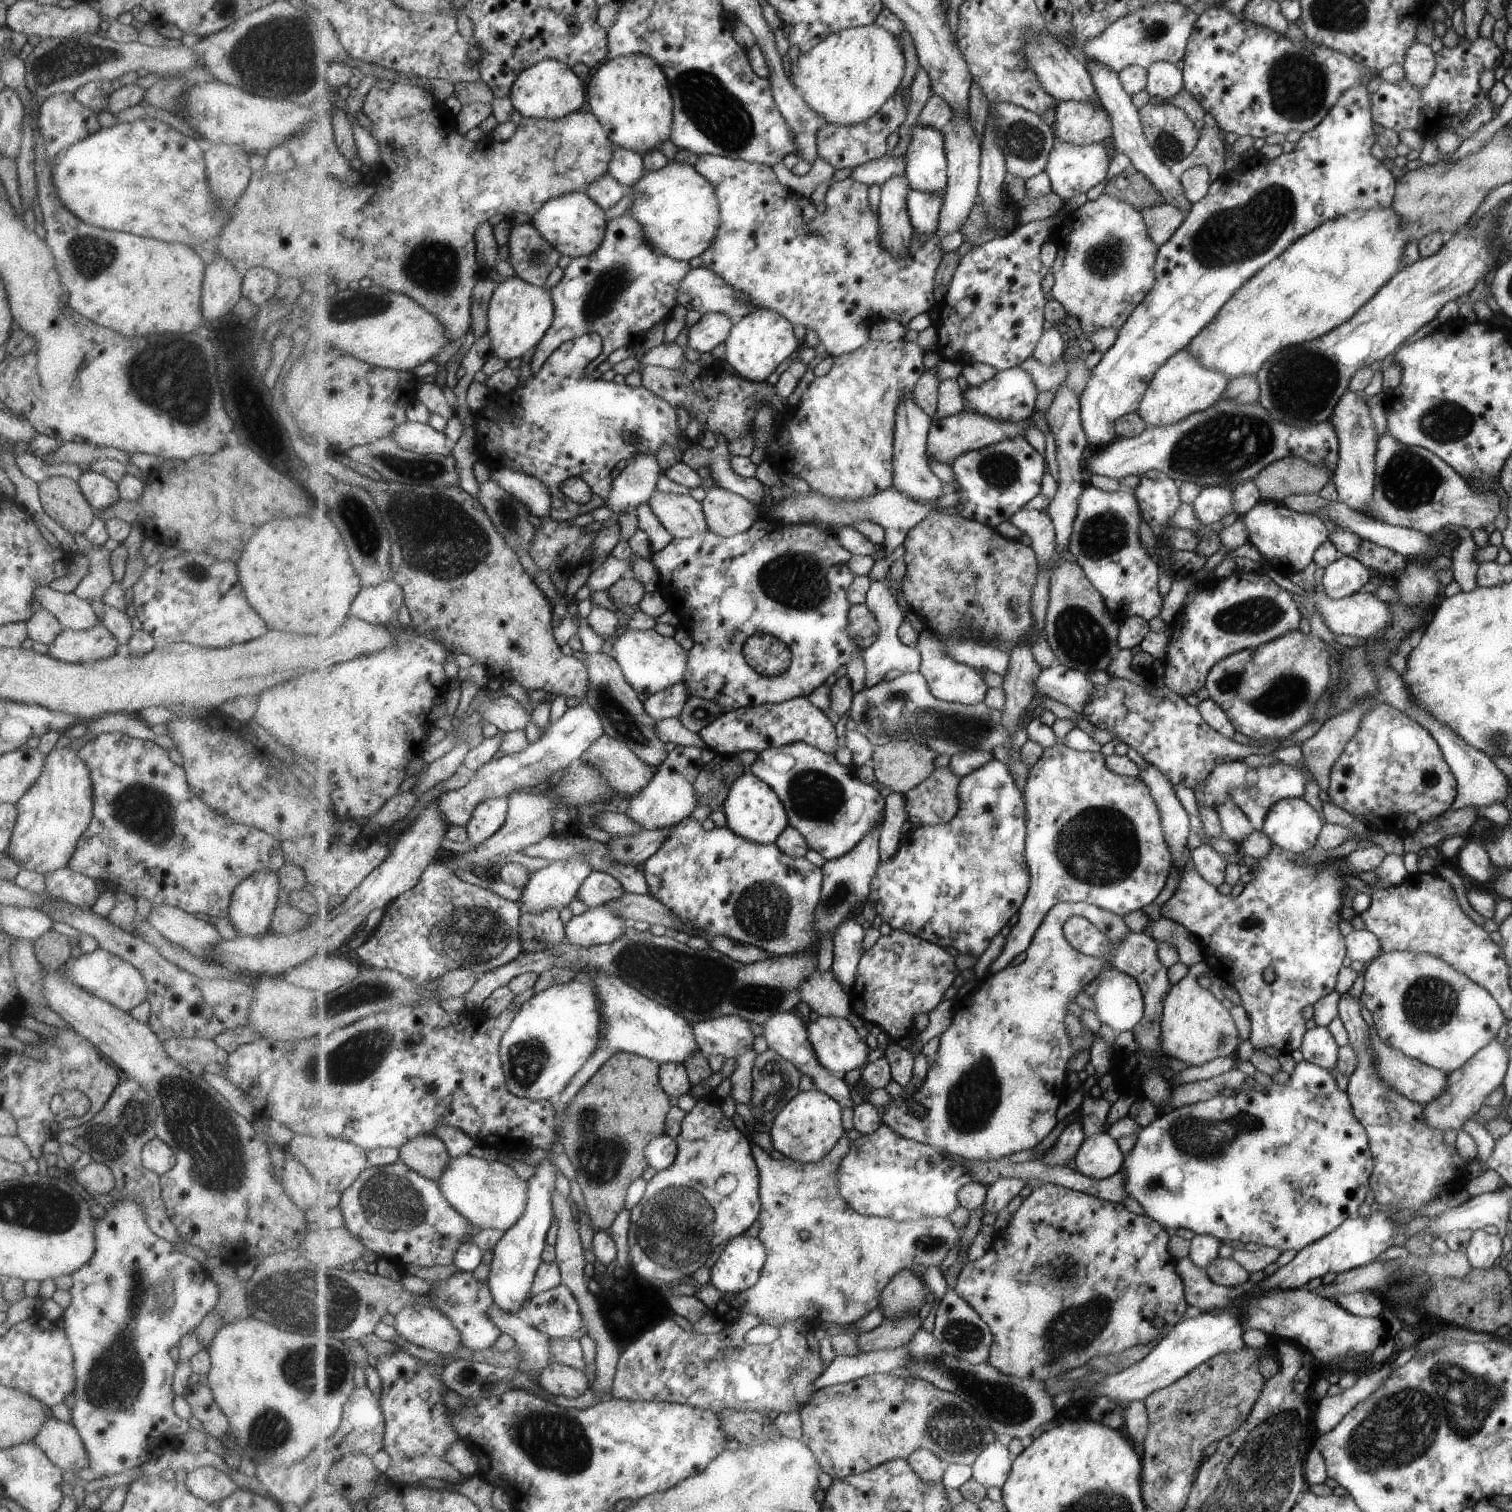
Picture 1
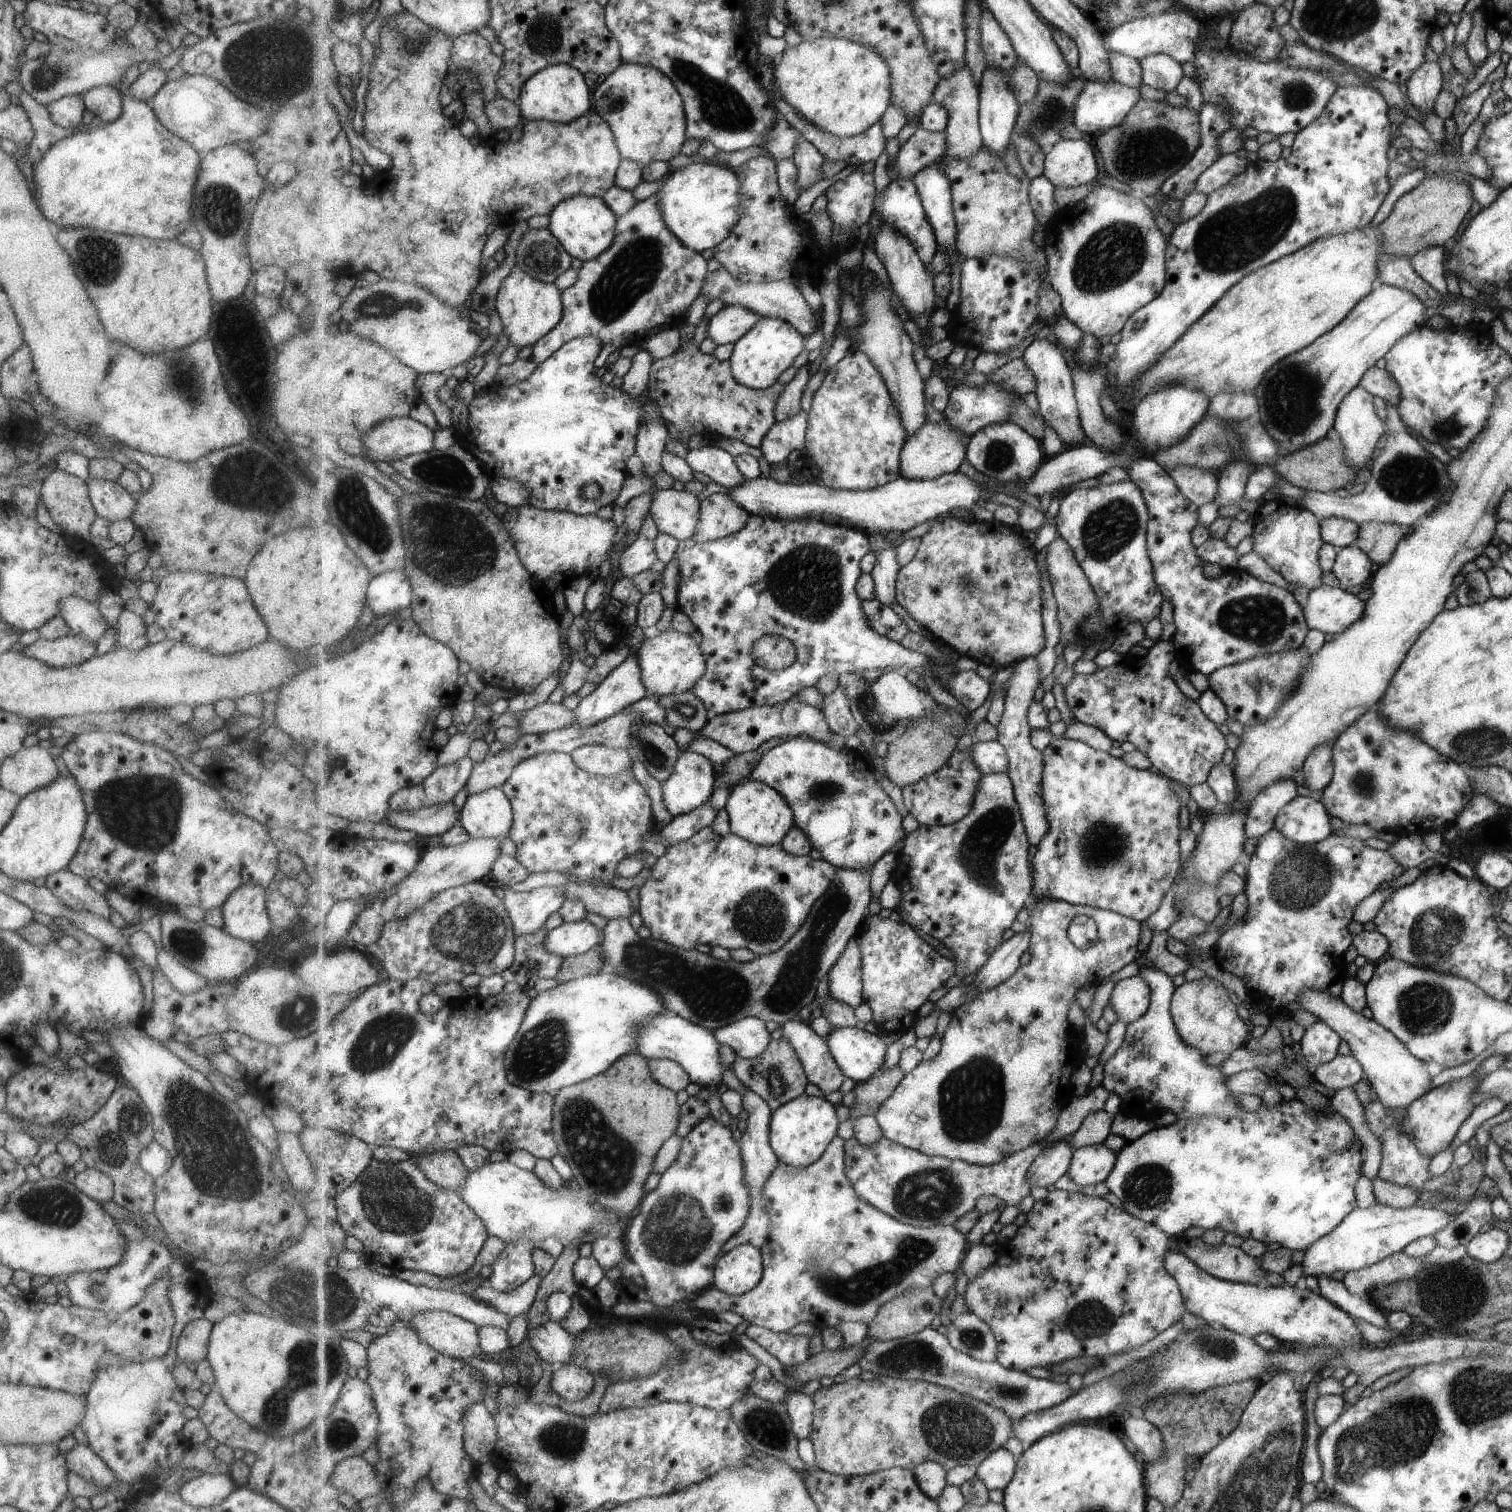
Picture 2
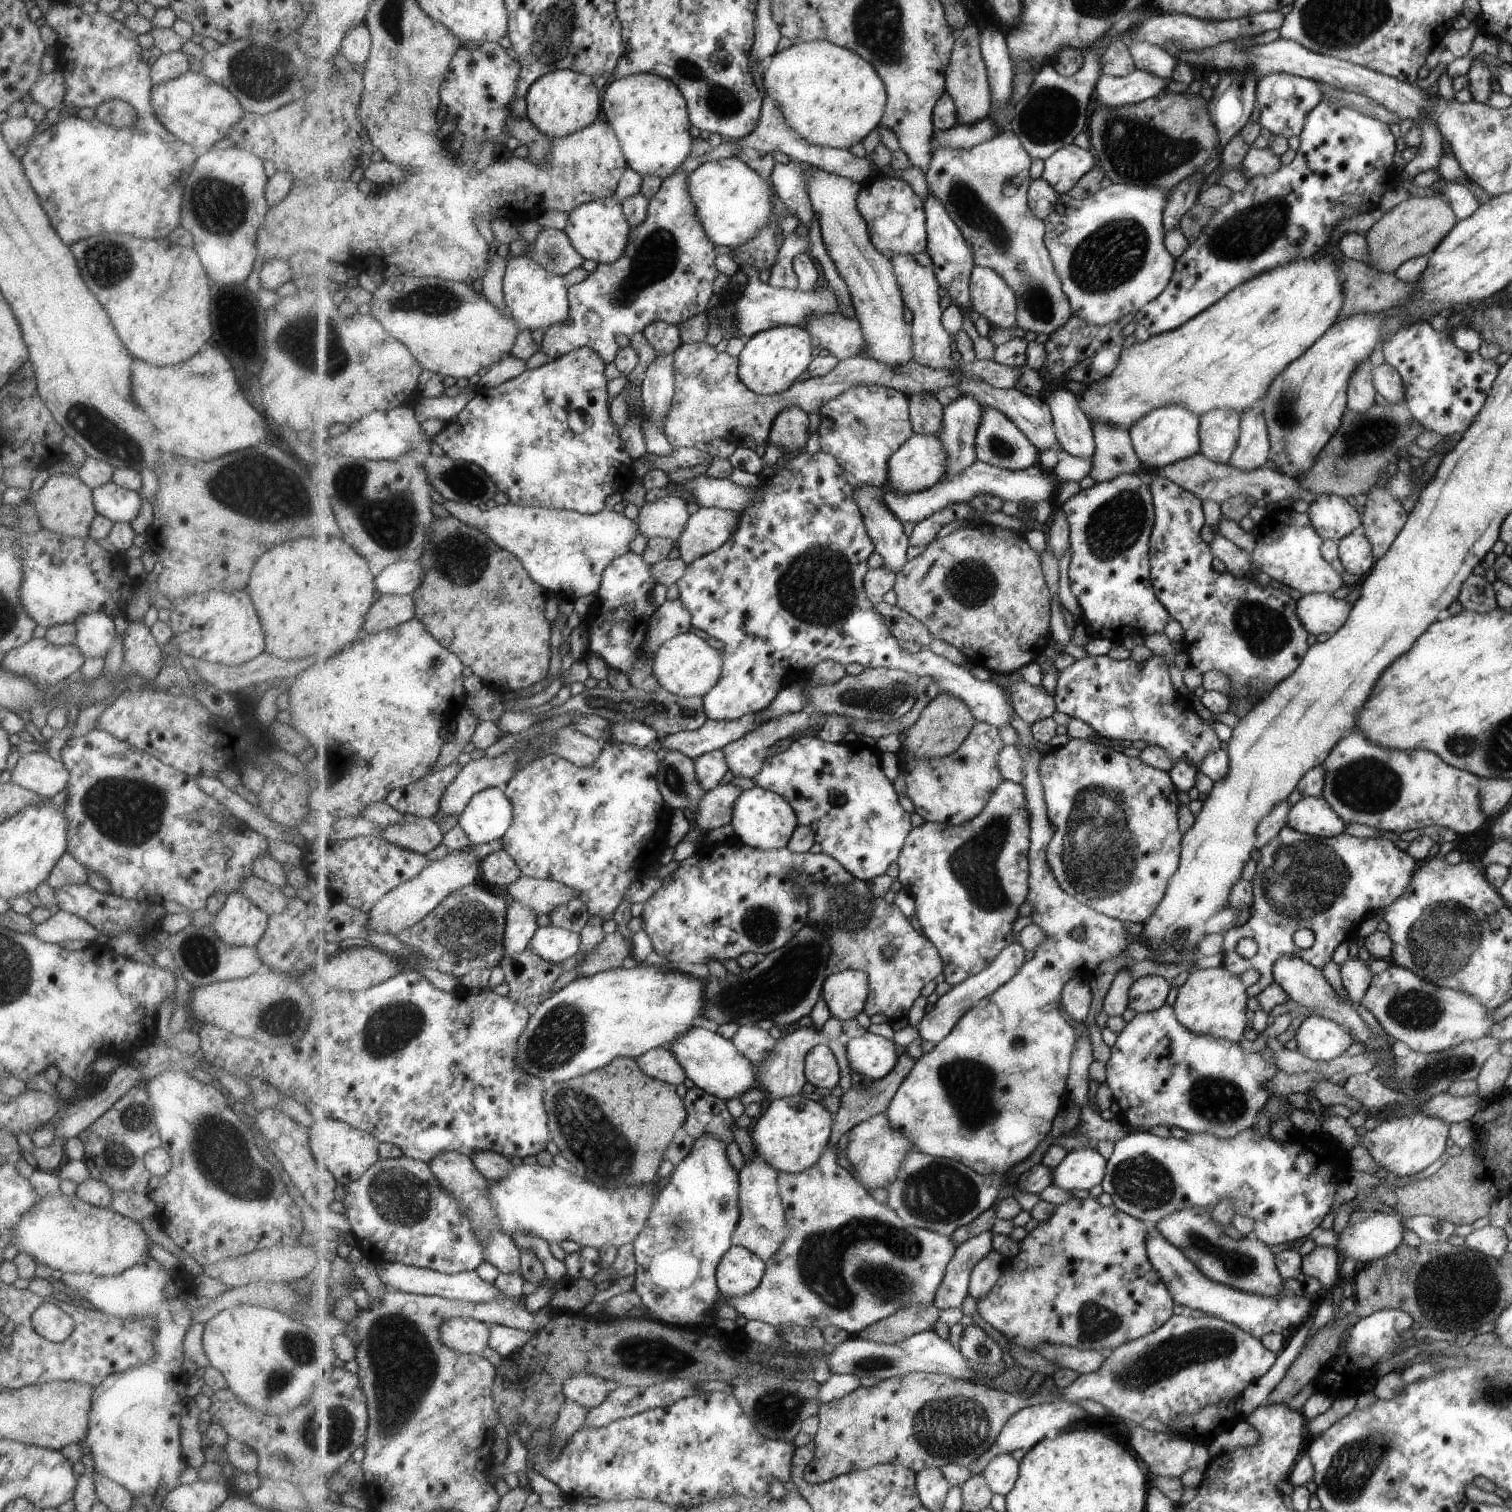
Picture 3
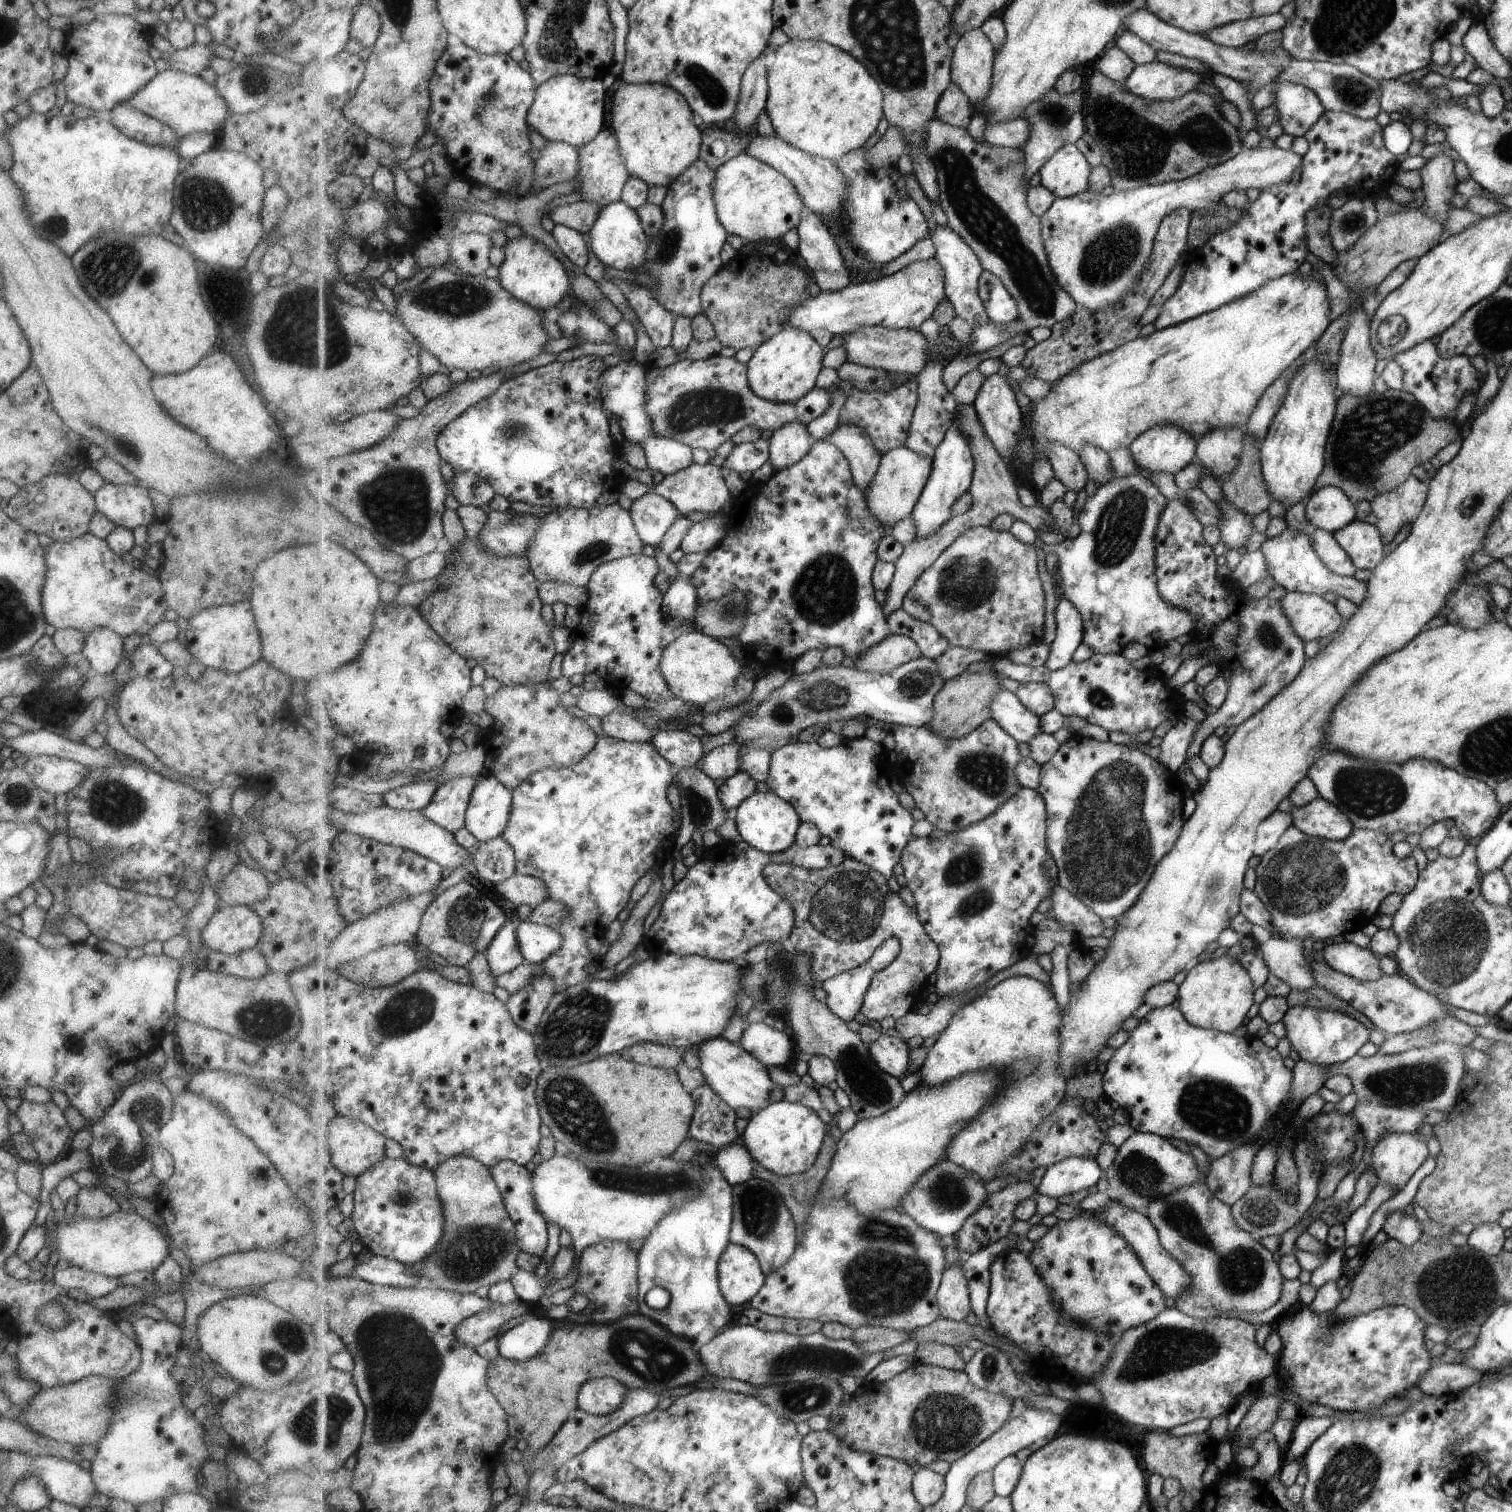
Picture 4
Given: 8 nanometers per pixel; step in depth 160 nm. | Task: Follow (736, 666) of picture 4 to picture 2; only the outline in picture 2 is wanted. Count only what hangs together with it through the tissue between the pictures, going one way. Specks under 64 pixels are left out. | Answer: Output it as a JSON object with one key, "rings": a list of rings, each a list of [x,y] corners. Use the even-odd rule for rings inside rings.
{"rings":[[[668,628],[656,637],[644,639],[633,647],[633,653],[638,654],[643,682],[649,694],[653,696],[691,691],[708,667],[700,644],[697,644],[689,634],[677,632],[672,628]]]}

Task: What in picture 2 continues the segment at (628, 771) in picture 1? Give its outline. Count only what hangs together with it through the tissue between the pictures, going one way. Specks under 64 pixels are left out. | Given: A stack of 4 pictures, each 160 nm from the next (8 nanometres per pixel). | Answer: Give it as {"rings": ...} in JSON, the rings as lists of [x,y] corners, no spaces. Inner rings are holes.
{"rings":[[[597,743],[580,746],[572,755],[581,768],[603,776],[615,776],[631,769],[635,761],[631,752],[625,749],[614,749]]]}

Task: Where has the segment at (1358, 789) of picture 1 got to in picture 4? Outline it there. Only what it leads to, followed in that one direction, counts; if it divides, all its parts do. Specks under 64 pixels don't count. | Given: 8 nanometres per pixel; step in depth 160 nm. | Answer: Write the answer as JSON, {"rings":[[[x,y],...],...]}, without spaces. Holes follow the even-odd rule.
{"rings":[[[1325,750],[1313,762],[1307,777],[1313,783],[1319,797],[1340,808],[1352,821],[1353,829],[1369,829],[1375,832],[1393,834],[1401,830],[1405,835],[1420,833],[1430,824],[1453,820],[1466,842],[1476,841],[1495,823],[1501,804],[1495,802],[1495,792],[1484,782],[1463,776],[1455,770],[1445,768],[1438,762],[1415,758],[1405,764],[1386,763],[1354,757],[1337,750]]]}

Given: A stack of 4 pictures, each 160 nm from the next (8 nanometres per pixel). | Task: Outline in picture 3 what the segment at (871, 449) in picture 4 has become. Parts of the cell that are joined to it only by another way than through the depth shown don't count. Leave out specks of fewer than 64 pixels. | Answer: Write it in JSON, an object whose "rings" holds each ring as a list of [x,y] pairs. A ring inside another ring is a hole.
{"rings":[[[865,485],[856,488],[855,497],[876,550],[885,557],[885,566],[901,570],[909,560],[910,537],[903,530],[903,521],[888,508],[884,492],[884,487]]]}

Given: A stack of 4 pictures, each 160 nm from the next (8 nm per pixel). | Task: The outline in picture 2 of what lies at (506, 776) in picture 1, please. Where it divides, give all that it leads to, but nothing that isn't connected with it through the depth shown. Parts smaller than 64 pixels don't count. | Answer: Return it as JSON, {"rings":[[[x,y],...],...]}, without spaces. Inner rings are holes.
{"rings":[[[632,652],[623,664],[614,668],[590,695],[581,700],[579,706],[574,710],[576,718],[571,725],[593,726],[647,696],[648,690],[642,679],[642,668],[639,664],[638,654]],[[451,801],[444,805],[433,805],[414,811],[389,809],[385,821],[391,826],[415,831],[423,839],[432,834],[439,836],[446,833],[453,825],[460,822],[461,812],[457,812]]]}

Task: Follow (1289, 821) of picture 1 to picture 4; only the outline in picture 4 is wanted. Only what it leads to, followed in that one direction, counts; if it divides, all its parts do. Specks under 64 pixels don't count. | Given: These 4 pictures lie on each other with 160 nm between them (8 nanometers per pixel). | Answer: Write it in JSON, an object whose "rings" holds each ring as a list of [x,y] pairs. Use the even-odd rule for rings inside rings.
{"rings":[[[1315,797],[1302,807],[1292,809],[1291,826],[1300,829],[1307,836],[1340,841],[1347,838],[1352,830],[1352,821],[1323,797]]]}

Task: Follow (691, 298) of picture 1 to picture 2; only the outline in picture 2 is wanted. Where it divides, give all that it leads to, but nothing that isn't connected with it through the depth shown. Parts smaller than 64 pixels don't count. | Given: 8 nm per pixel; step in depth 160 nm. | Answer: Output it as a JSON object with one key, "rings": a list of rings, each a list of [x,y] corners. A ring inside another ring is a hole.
{"rings":[[[716,258],[709,259],[709,270],[702,288],[702,294],[709,298],[709,302],[720,299],[725,305],[743,305],[757,311],[763,317],[775,317],[790,322],[806,338],[821,329],[821,317],[813,310],[805,295],[795,284],[793,279],[783,279],[768,283],[744,283],[729,272],[729,269]]]}

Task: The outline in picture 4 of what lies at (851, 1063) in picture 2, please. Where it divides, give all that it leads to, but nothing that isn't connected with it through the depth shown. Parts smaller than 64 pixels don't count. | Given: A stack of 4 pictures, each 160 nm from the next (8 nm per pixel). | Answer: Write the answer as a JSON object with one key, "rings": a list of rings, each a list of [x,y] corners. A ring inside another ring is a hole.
{"rings":[[[881,1035],[879,1040],[869,1045],[869,1050],[882,1071],[902,1079],[910,1069],[911,1049],[907,1040],[899,1037]]]}

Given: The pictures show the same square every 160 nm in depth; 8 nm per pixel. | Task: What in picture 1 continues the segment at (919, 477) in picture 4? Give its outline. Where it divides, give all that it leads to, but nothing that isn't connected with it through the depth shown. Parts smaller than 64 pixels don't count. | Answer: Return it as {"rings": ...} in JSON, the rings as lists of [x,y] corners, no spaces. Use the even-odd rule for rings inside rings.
{"rings":[[[965,410],[932,422],[928,436],[928,455],[930,459],[952,465],[953,461],[966,452],[988,447],[993,443],[1025,434],[1029,419],[1024,421],[1000,421],[999,419]]]}

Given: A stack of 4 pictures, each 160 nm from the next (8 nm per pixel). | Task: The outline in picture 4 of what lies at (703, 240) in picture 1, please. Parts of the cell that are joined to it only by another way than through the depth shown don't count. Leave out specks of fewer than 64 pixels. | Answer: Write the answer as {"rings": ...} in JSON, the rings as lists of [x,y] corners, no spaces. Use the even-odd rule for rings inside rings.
{"rings":[[[745,151],[736,157],[729,157],[727,162],[716,170],[713,188],[719,220],[725,225],[729,233],[738,234],[751,244],[780,243],[789,230],[798,228],[802,221],[803,209],[807,207],[797,187],[788,176],[785,176],[785,173]]]}

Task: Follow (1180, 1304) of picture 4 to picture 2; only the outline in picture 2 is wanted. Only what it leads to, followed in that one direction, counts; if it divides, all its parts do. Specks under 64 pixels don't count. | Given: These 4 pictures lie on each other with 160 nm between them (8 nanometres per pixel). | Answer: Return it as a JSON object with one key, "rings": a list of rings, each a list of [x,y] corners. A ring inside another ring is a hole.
{"rings":[[[1184,1231],[1175,1235],[1182,1252],[1209,1276],[1222,1281],[1255,1285],[1264,1276],[1264,1269],[1255,1257],[1249,1257],[1239,1247],[1230,1247],[1221,1242],[1218,1245],[1206,1245],[1199,1238],[1189,1238]]]}

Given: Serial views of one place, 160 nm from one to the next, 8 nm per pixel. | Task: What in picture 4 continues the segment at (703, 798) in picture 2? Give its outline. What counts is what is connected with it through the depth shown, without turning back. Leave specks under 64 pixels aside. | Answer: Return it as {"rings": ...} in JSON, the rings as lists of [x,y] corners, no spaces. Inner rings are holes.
{"rings":[[[733,742],[720,745],[704,758],[703,770],[710,777],[728,779],[741,771],[741,745]]]}

